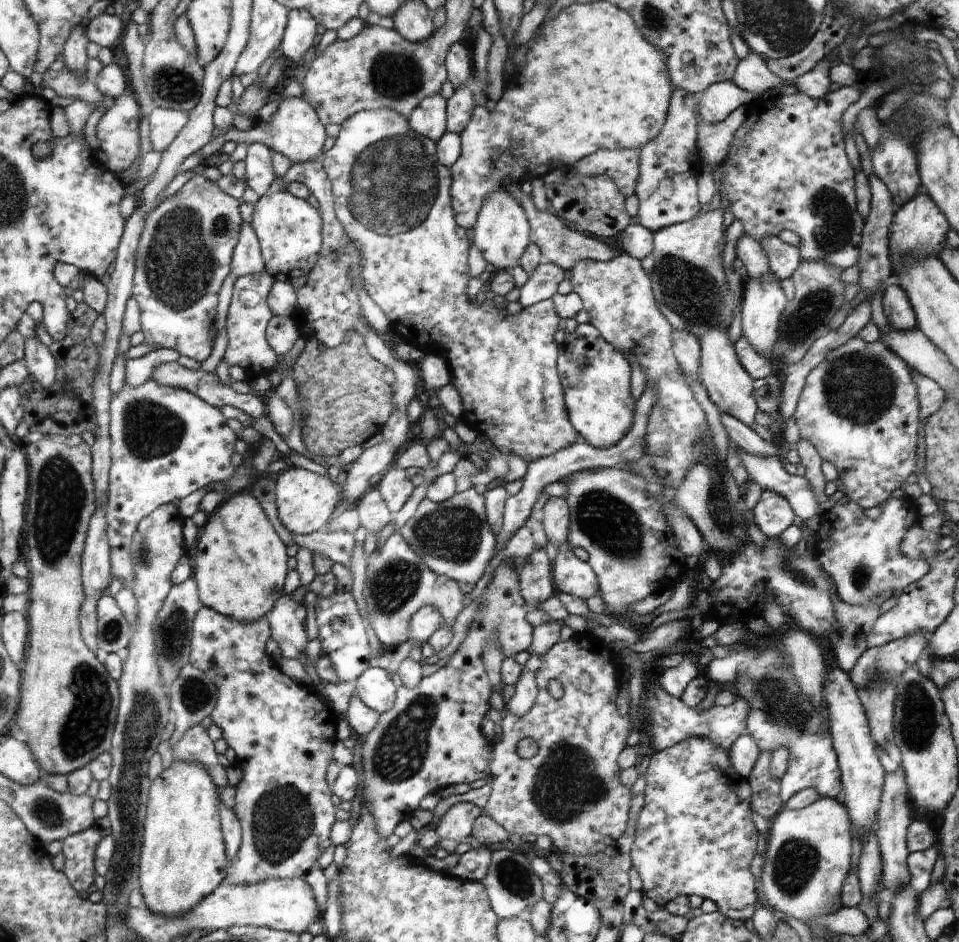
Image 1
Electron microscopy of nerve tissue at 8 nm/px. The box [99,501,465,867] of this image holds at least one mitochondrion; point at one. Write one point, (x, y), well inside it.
(403, 747)

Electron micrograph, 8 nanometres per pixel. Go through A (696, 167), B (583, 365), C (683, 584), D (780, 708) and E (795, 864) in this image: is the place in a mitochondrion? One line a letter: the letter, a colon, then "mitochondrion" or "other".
A: other
B: mitochondrion
C: other
D: mitochondrion
E: mitochondrion

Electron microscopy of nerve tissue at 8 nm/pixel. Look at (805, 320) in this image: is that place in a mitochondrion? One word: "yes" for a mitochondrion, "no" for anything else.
yes

